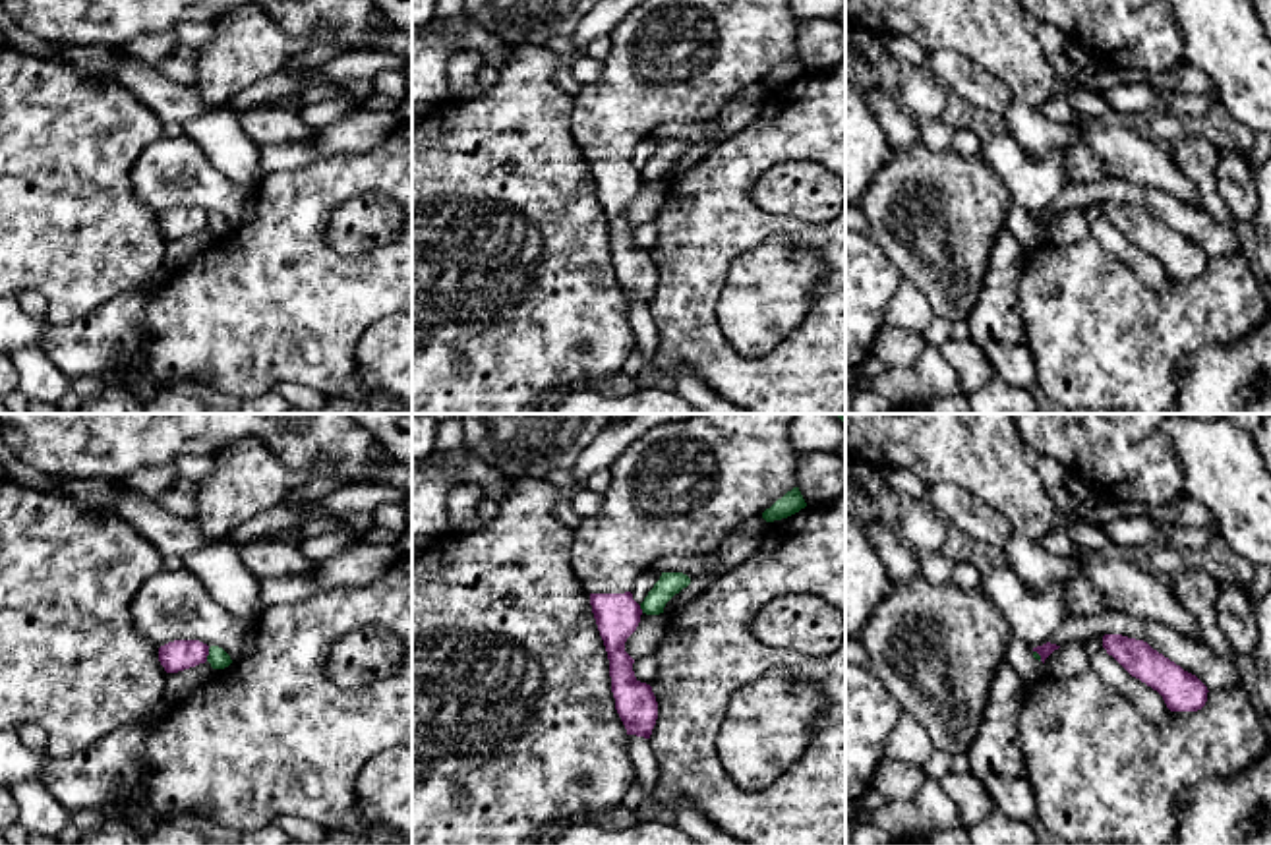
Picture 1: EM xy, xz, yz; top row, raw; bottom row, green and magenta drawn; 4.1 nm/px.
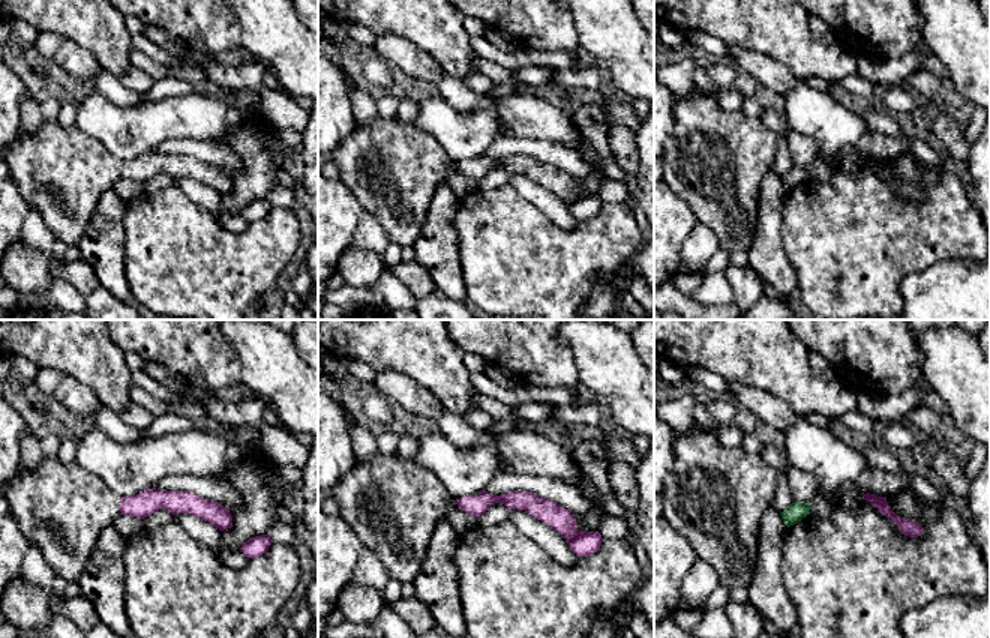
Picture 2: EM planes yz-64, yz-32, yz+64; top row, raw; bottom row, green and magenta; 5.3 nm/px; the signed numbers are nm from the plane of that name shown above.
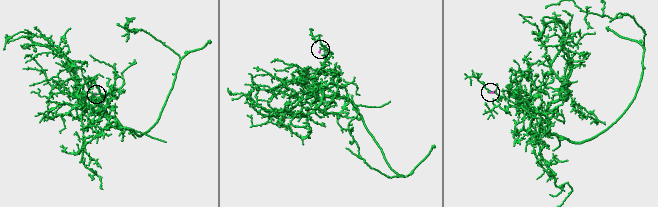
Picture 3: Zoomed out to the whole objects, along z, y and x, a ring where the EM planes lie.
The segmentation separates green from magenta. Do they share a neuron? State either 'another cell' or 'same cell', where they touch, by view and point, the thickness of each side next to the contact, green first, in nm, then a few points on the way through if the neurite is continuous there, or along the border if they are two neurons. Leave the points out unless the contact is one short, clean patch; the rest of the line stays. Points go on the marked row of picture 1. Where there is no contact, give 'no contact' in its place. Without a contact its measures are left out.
another cell | xy (209, 654) | 80/130 nm | along xy (209, 648), (206, 660)

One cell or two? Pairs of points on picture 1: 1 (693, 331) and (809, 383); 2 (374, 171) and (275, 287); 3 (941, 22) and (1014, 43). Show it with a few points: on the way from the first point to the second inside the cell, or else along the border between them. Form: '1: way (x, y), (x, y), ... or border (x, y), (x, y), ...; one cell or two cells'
1: way (722, 360), (745, 383), (780, 383); one cell
2: way (339, 184), (287, 236), (283, 252); one cell
3: way (958, 22), (985, 22), (997, 31); one cell

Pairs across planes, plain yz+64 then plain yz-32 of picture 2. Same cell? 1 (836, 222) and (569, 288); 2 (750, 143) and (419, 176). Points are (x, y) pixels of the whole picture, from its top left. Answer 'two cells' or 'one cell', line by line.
1: one cell
2: one cell

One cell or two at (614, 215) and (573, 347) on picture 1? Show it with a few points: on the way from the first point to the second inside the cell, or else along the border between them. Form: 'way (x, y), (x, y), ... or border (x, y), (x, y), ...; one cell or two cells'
border (596, 188), (608, 227), (610, 258), (618, 277); two cells

